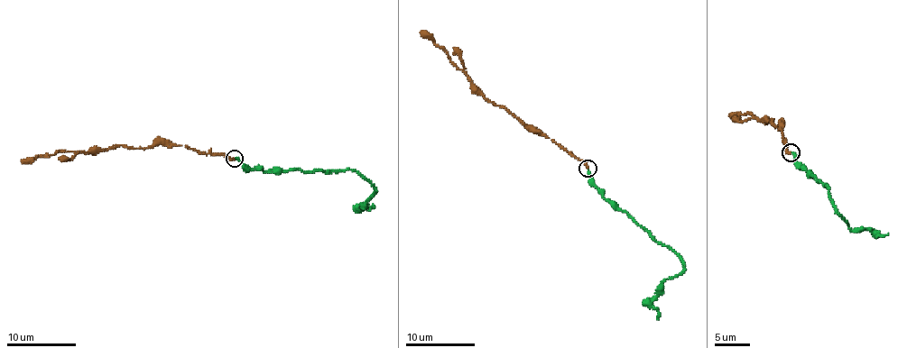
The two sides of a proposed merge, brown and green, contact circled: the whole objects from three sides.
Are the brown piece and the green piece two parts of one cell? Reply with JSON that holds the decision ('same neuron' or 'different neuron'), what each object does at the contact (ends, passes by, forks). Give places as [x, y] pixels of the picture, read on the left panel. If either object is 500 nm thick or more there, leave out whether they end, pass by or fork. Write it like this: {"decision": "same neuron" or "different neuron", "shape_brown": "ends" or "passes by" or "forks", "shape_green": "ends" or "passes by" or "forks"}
{"decision": "same neuron", "shape_brown": "ends", "shape_green": "ends"}

